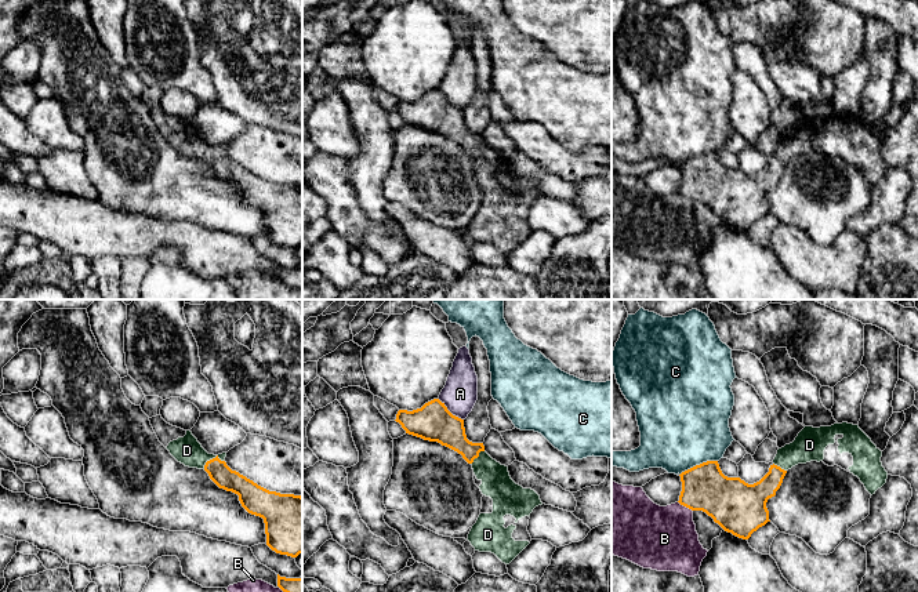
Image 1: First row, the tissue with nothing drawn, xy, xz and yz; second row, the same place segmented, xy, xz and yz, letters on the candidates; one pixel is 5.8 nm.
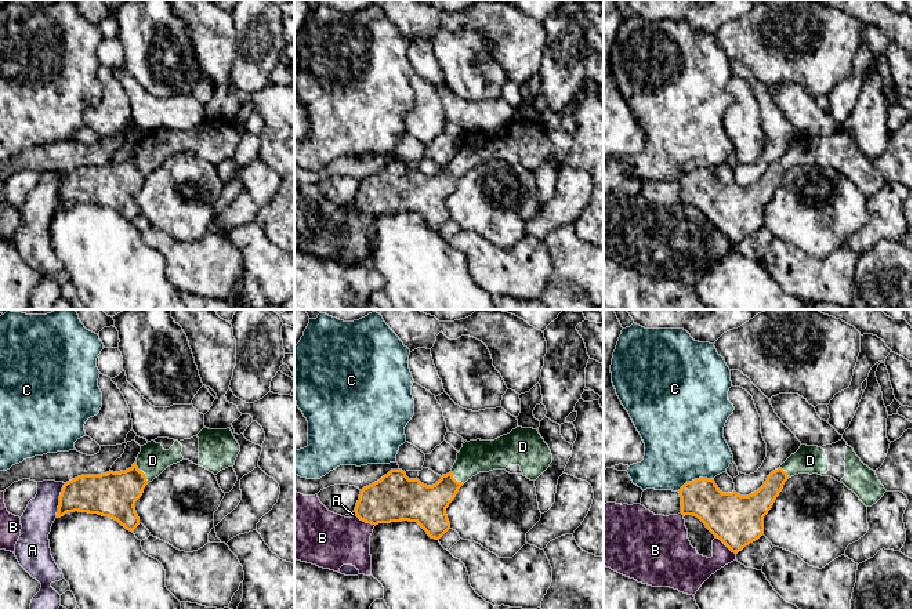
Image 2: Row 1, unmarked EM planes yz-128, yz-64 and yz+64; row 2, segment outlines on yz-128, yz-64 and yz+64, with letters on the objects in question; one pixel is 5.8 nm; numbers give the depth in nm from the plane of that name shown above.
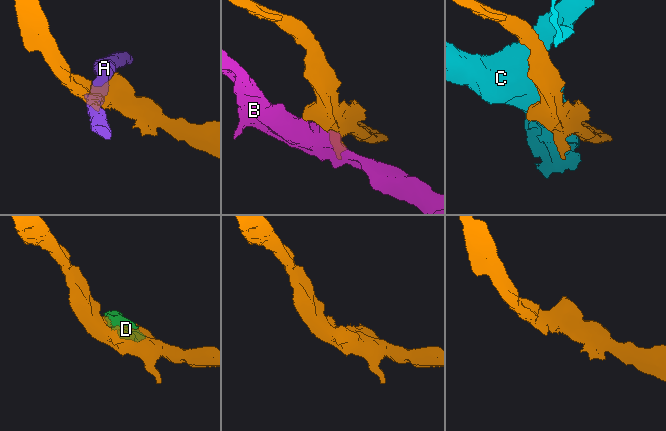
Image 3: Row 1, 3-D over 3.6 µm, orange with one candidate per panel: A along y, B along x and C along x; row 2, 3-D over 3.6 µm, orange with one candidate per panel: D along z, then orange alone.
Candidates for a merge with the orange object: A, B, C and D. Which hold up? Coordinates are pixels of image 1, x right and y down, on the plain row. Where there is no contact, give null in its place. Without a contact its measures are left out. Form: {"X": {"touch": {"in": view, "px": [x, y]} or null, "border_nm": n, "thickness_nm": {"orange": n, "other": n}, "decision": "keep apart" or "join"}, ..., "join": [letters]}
{"A": {"touch": {"in": "xz", "px": [449, 102]}, "border_nm": 200, "thickness_nm": {"orange": 220, "other": 200}, "decision": "keep apart"}, "B": {"touch": {"in": "yz", "px": [685, 196]}, "border_nm": 110, "thickness_nm": {"orange": 280, "other": 380}, "decision": "keep apart"}, "C": {"touch": {"in": "yz", "px": [697, 156]}, "border_nm": 240, "thickness_nm": {"orange": 280, "other": 500}, "decision": "keep apart"}, "D": {"touch": {"in": "xy", "px": [213, 149]}, "border_nm": 140, "thickness_nm": {"orange": 130, "other": 160}, "decision": "join"}, "join": ["D"]}

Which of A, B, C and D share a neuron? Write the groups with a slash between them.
A / B / C / D

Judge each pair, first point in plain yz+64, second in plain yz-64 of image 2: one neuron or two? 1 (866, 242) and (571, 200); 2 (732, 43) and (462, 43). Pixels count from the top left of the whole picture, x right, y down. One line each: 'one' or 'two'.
1: one
2: two

